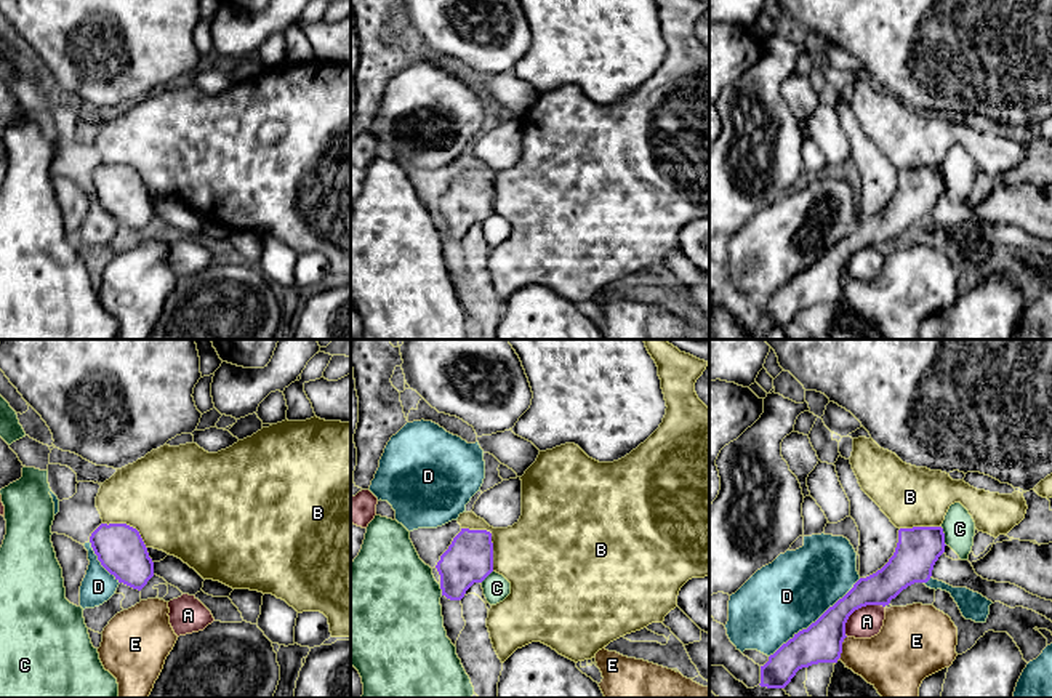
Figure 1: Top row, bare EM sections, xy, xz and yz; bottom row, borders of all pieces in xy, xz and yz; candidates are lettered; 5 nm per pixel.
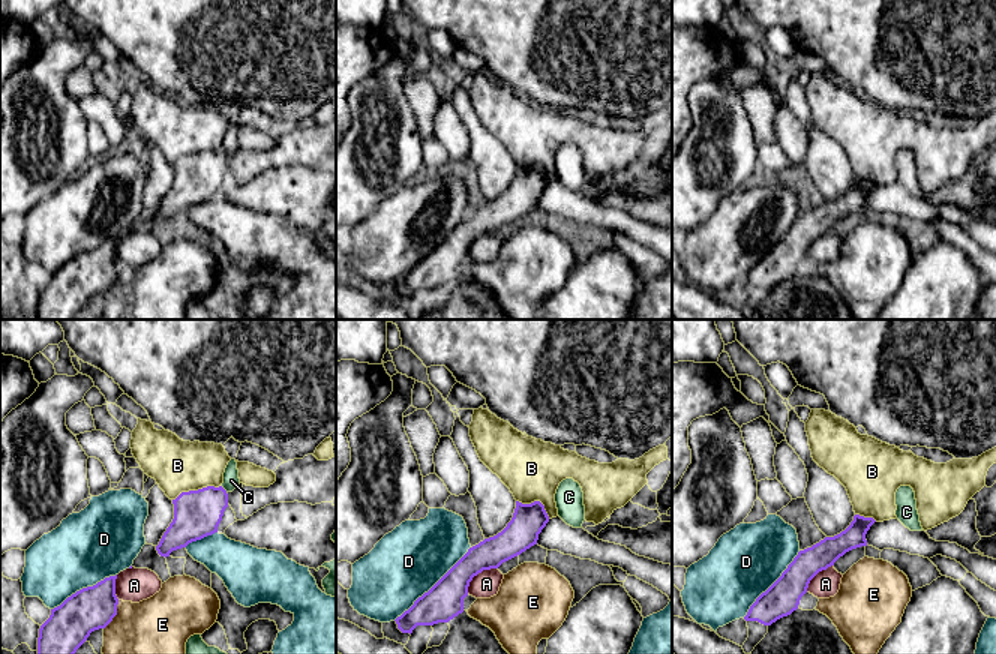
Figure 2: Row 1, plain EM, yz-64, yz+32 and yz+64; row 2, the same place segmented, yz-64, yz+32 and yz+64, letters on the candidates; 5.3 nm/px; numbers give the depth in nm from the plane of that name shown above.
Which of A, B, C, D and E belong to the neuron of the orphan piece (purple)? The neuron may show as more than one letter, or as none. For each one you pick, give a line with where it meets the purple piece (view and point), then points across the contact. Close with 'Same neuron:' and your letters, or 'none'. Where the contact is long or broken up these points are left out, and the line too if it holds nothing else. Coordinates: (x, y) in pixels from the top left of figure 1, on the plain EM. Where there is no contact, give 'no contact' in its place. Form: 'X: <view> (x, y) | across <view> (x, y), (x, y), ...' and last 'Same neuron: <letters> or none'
Same neuron: none

